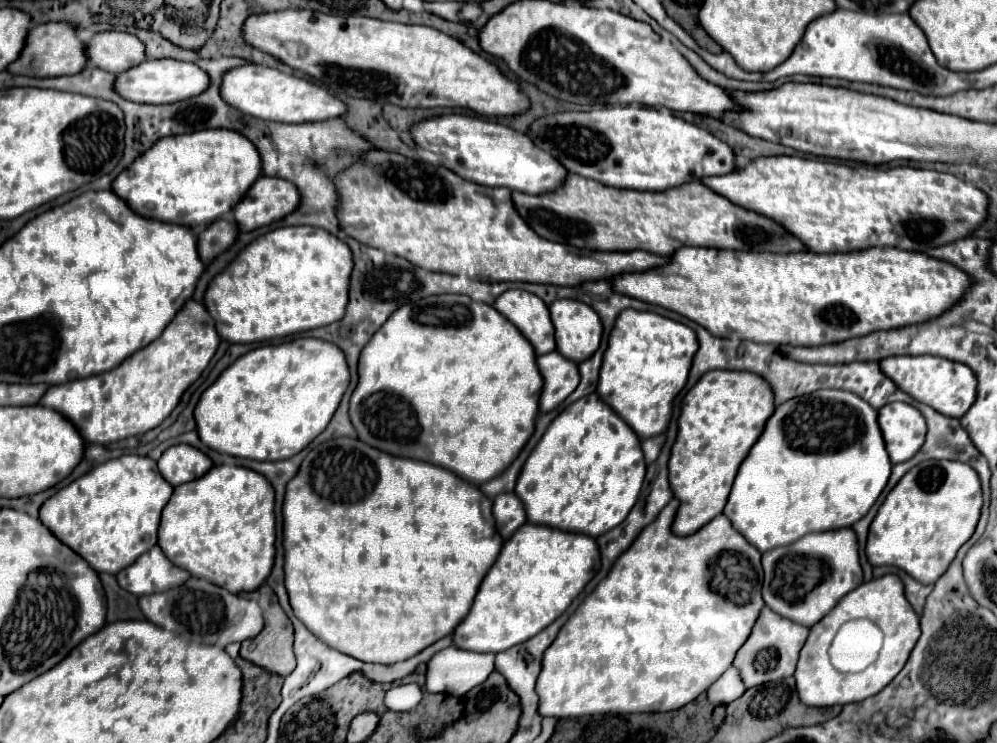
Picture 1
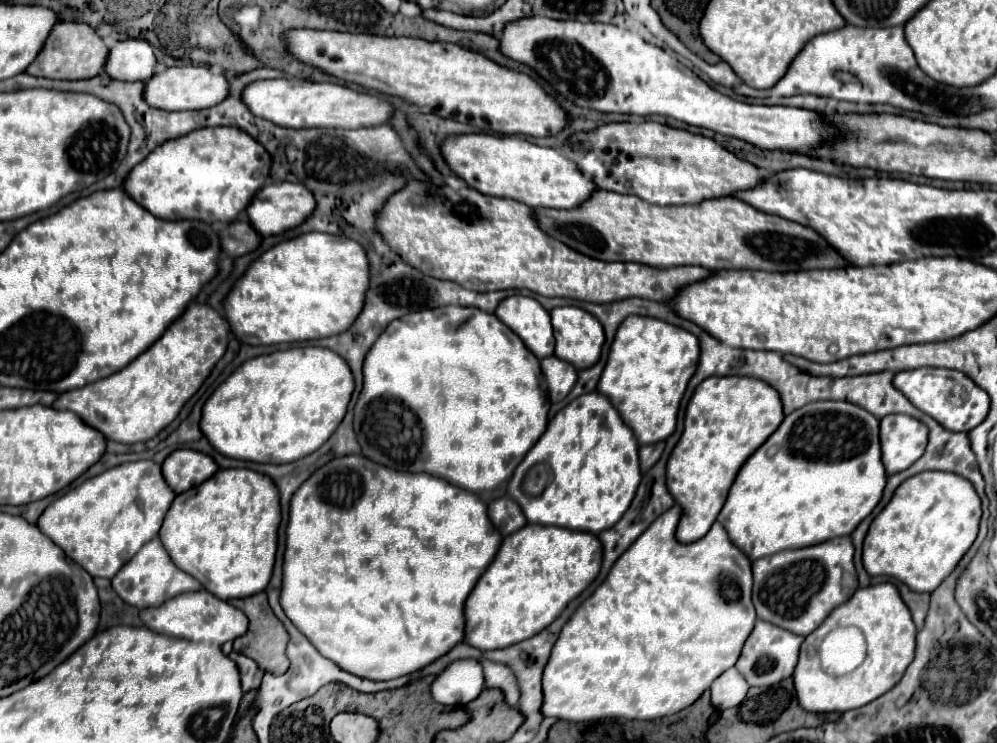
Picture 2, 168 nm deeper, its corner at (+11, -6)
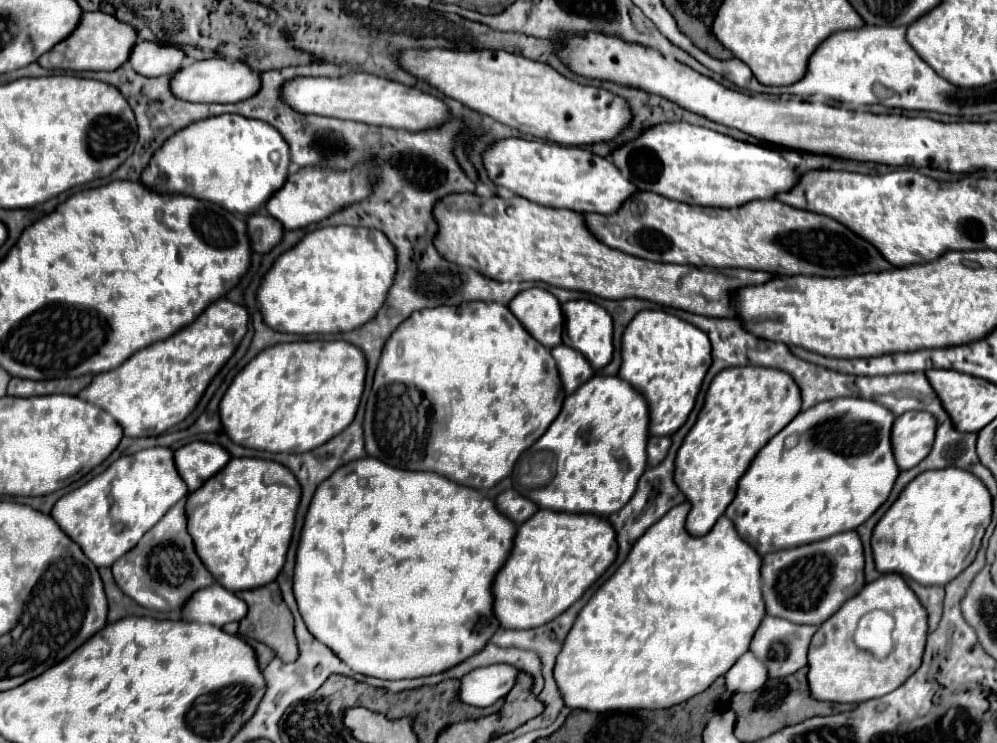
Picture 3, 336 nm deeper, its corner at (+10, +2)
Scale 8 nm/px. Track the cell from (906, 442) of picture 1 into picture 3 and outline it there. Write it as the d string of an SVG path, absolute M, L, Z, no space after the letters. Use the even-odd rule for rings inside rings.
M905 412L893 422L893 454L901 470L911 470L929 456L935 438L935 418L929 412Z

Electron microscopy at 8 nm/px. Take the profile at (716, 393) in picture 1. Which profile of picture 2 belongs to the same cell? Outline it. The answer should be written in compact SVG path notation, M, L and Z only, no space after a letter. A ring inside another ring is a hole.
M710 376L694 390L684 414L684 432L666 466L668 492L682 508L676 528L678 542L700 540L710 530L740 466L766 442L782 418L782 404L776 390L756 378Z

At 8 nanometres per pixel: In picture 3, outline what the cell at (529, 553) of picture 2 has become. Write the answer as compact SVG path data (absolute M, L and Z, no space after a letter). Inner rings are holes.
M539 510L519 526L511 556L493 582L493 608L501 626L523 630L551 622L583 596L615 556L617 540L607 518Z

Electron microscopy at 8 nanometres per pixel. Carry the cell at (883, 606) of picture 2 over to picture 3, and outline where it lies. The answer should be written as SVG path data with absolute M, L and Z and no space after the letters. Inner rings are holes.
M883 574L875 582L863 586L863 590L847 600L839 612L835 612L827 622L823 622L809 646L809 688L811 696L825 702L863 702L871 698L885 696L899 688L919 666L923 660L925 644L927 644L927 610L903 580L901 574ZM875 608L889 610L895 616L893 640L895 648L885 660L867 658L865 652L857 650L853 642L853 632L857 628L857 620Z

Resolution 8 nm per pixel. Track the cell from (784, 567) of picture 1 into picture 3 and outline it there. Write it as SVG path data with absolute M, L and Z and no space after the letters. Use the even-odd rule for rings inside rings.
M857 532L835 534L813 544L767 554L761 568L767 614L795 624L819 626L865 586L863 566L865 554Z

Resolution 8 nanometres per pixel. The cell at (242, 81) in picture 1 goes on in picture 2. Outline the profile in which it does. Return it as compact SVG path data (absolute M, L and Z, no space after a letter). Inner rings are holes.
M276 78L276 80L260 80L252 82L242 92L242 102L248 106L248 110L264 118L268 122L274 122L276 126L288 126L288 128L366 128L366 126L378 126L388 122L390 118L390 104L368 96L358 94L346 86L338 84L316 84L316 82L304 82L298 78Z

